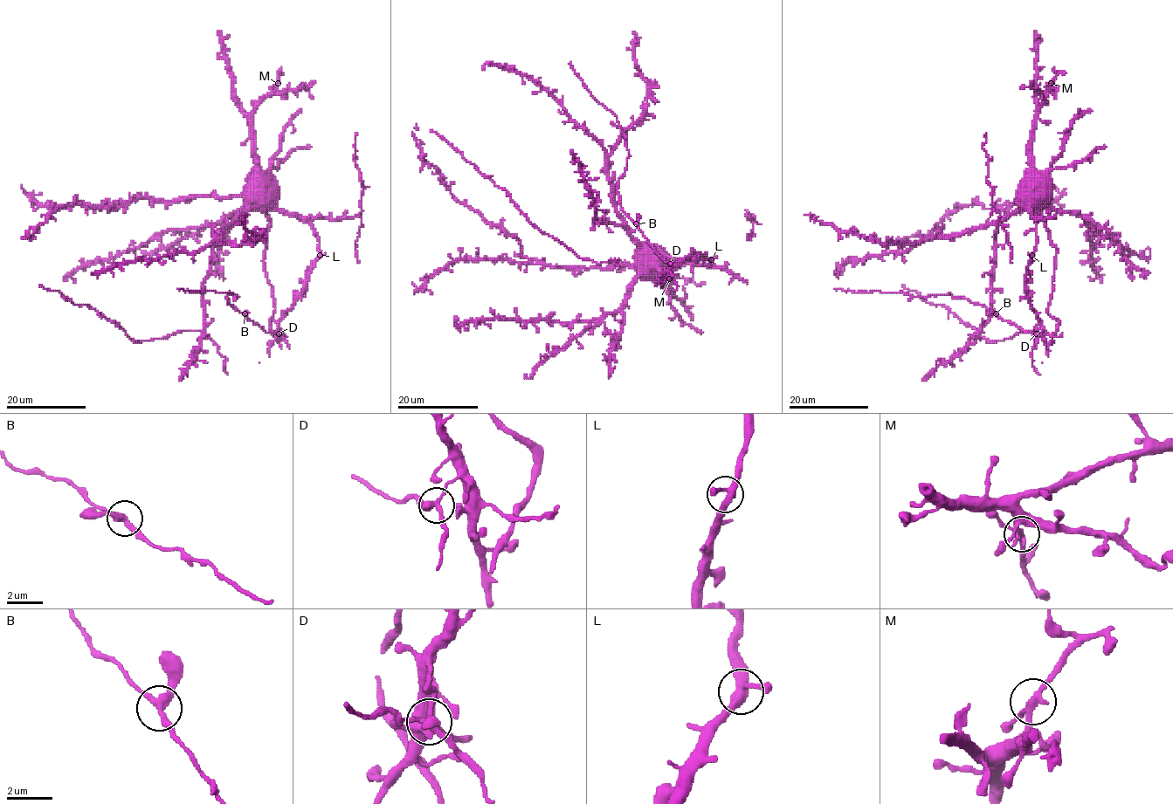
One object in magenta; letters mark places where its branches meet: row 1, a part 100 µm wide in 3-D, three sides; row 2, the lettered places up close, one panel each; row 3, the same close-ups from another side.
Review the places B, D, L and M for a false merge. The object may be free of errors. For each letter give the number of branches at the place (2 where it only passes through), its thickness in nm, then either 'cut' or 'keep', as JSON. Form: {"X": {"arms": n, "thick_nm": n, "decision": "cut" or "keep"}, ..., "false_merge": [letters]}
{"B": {"arms": 3, "thick_nm": 300, "decision": "keep"}, "D": {"arms": 3, "thick_nm": 280, "decision": "keep"}, "L": {"arms": 3, "thick_nm": 340, "decision": "keep"}, "M": {"arms": 3, "thick_nm": 260, "decision": "keep"}, "false_merge": []}

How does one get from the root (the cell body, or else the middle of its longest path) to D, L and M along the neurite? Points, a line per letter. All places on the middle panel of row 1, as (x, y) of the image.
D: (649, 256), (658, 250), (670, 258), (698, 264), (710, 261), (703, 254), (694, 253), (671, 266), (670, 264)
L: (649, 256), (653, 250), (658, 250), (670, 258), (698, 264), (709, 264), (711, 259)
M: (649, 256), (654, 253), (644, 264), (654, 271), (664, 271), (669, 278)

